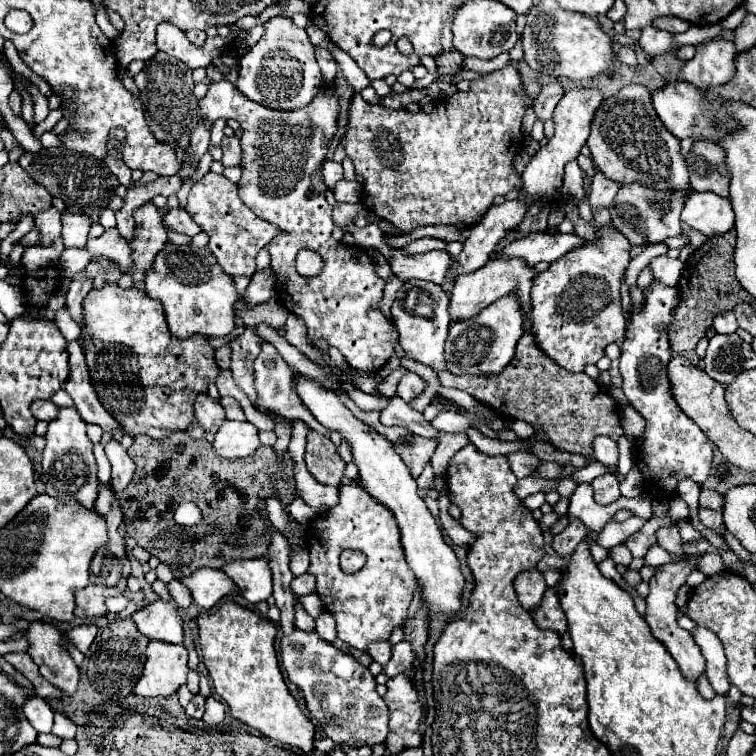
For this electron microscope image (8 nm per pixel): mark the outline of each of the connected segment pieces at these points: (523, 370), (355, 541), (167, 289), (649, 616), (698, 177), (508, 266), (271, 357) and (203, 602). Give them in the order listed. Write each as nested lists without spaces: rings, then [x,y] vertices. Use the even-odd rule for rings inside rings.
[[[531,332],[519,338],[515,358],[503,370],[503,374],[497,374],[493,378],[457,378],[447,370],[435,370],[435,374],[441,386],[469,392],[475,400],[489,404],[489,408],[495,408],[495,412],[505,414],[511,420],[529,422],[535,428],[535,438],[543,438],[559,450],[581,454],[589,460],[595,460],[591,450],[591,442],[595,436],[609,436],[611,440],[619,440],[623,436],[623,428],[619,424],[619,406],[609,396],[609,392],[601,388],[595,380],[591,380],[585,372],[573,374],[549,360],[537,348]]]
[[[357,482],[339,484],[339,502],[311,520],[305,532],[305,544],[311,556],[307,572],[317,578],[315,594],[321,598],[323,608],[337,620],[339,640],[367,652],[369,644],[389,640],[395,628],[403,628],[415,592],[415,574],[411,574],[403,558],[399,528],[391,512],[379,506]],[[345,548],[361,550],[367,556],[367,564],[351,576],[339,568],[339,554]]]
[[[183,246],[183,254],[169,248],[159,252],[153,268],[147,272],[145,292],[163,304],[169,330],[177,338],[189,338],[193,334],[217,338],[227,336],[235,328],[235,302],[239,294],[233,278],[223,274],[209,248]]]
[[[679,562],[679,564],[665,564],[661,566],[655,576],[649,580],[649,596],[645,598],[647,602],[647,612],[645,612],[645,620],[653,632],[653,636],[665,644],[665,648],[669,650],[669,654],[675,658],[675,662],[679,664],[679,670],[683,672],[683,676],[691,682],[697,680],[697,676],[703,674],[705,670],[705,658],[701,656],[701,650],[699,646],[693,642],[691,638],[691,632],[683,630],[679,624],[677,624],[677,618],[679,618],[679,608],[675,606],[675,598],[677,598],[677,592],[679,588],[685,584],[689,572],[693,570],[693,562]]]
[[[695,142],[687,156],[687,168],[691,176],[691,190],[713,192],[729,198],[729,174],[725,166],[725,154],[719,144]]]
[[[491,258],[483,268],[479,268],[473,274],[463,274],[455,280],[453,284],[453,296],[451,296],[451,304],[449,304],[449,314],[453,320],[461,320],[461,318],[471,318],[475,316],[479,310],[483,310],[485,306],[493,304],[495,300],[499,300],[501,296],[507,296],[509,292],[518,297],[521,307],[526,314],[531,312],[531,282],[535,278],[535,270],[529,268],[523,260],[519,258]]]
[[[263,342],[261,346],[261,354],[255,360],[255,390],[257,390],[257,400],[255,400],[255,408],[263,414],[277,414],[289,420],[303,420],[311,430],[329,437],[329,430],[323,428],[313,414],[301,404],[297,392],[291,388],[291,378],[293,378],[293,370],[291,366],[281,358],[281,354],[275,350],[273,344]]]
[[[197,570],[195,574],[181,578],[181,582],[189,588],[193,602],[205,610],[213,608],[229,592],[237,592],[231,578],[221,570]]]

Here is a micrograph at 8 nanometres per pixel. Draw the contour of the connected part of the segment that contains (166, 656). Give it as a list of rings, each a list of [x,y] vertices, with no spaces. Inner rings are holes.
[[[149,642],[147,660],[139,682],[135,684],[135,696],[171,696],[185,684],[189,674],[187,650],[183,644]]]

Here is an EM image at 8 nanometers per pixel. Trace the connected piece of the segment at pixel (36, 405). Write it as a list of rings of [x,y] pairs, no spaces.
[[[37,400],[37,402],[33,402],[31,410],[33,410],[33,414],[35,414],[37,420],[45,420],[45,422],[55,420],[57,414],[59,414],[59,408],[57,408],[53,402],[45,402],[45,400]]]

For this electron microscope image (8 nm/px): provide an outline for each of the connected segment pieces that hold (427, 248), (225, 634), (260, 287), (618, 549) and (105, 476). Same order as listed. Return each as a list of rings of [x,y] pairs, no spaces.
[[[421,238],[421,240],[415,240],[413,246],[405,246],[403,250],[407,254],[423,254],[423,252],[431,252],[431,250],[447,252],[447,242],[445,240],[437,240],[437,238]]]
[[[227,600],[215,608],[215,612],[201,612],[197,616],[197,634],[203,664],[209,670],[215,692],[229,704],[231,716],[271,740],[311,754],[315,726],[301,712],[297,700],[287,692],[283,682],[275,652],[275,624],[249,608]]]
[[[265,268],[265,270],[253,274],[243,300],[245,300],[247,308],[253,308],[261,302],[267,302],[273,296],[275,296],[275,274],[273,274],[273,270]]]
[[[619,544],[615,548],[611,548],[611,558],[615,564],[623,564],[625,568],[631,564],[631,552],[625,544]]]
[[[103,444],[95,446],[95,460],[97,460],[97,478],[99,478],[99,482],[101,484],[109,482],[109,478],[111,478],[111,466],[109,466],[109,460],[107,460],[107,456],[103,452]]]

